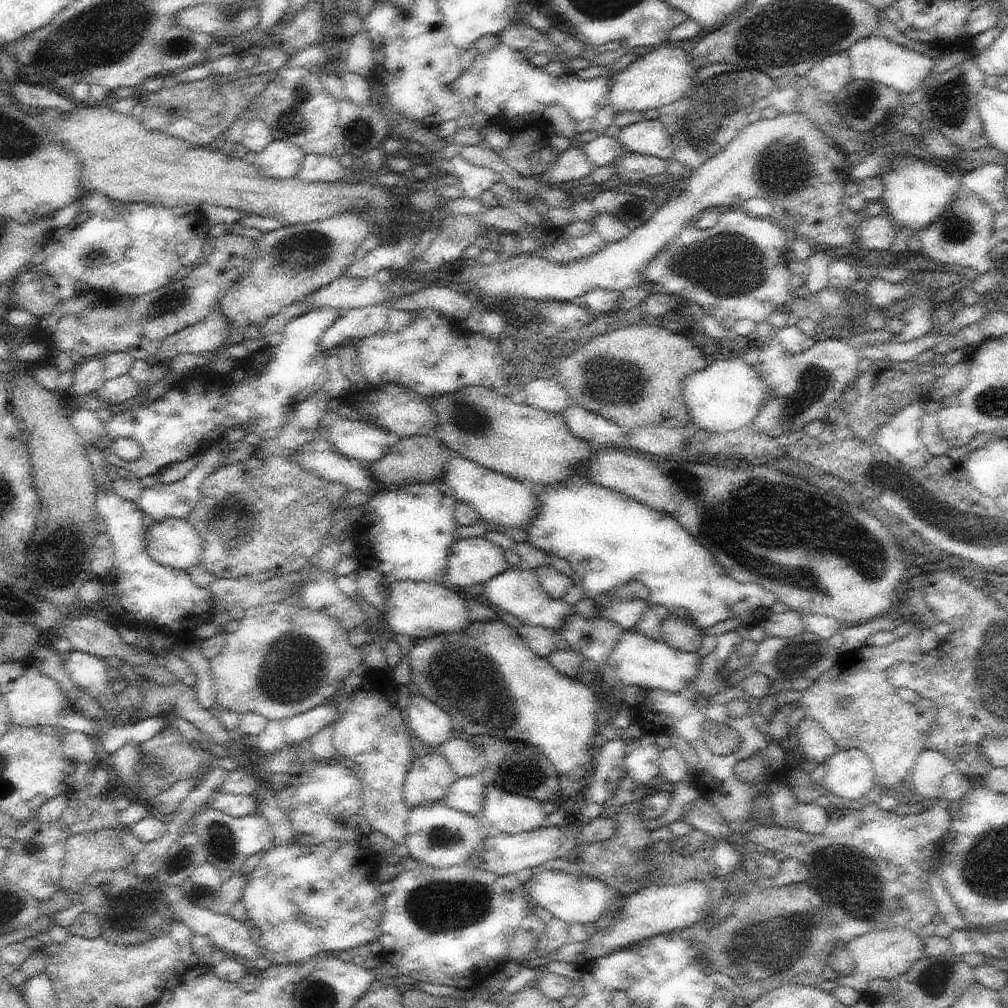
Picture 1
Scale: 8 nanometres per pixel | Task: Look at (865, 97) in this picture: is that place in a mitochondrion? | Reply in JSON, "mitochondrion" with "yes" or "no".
{"mitochondrion":"no"}

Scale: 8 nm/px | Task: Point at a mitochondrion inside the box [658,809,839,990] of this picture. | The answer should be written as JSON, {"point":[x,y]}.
{"point":[776,942]}

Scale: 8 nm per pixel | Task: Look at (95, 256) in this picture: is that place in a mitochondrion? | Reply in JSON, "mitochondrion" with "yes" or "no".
{"mitochondrion":"yes"}

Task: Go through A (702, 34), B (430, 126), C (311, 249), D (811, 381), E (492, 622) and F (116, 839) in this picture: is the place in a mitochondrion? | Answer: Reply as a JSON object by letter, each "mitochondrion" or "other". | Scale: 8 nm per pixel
{"A":"other","B":"other","C":"mitochondrion","D":"mitochondrion","E":"other","F":"other"}

